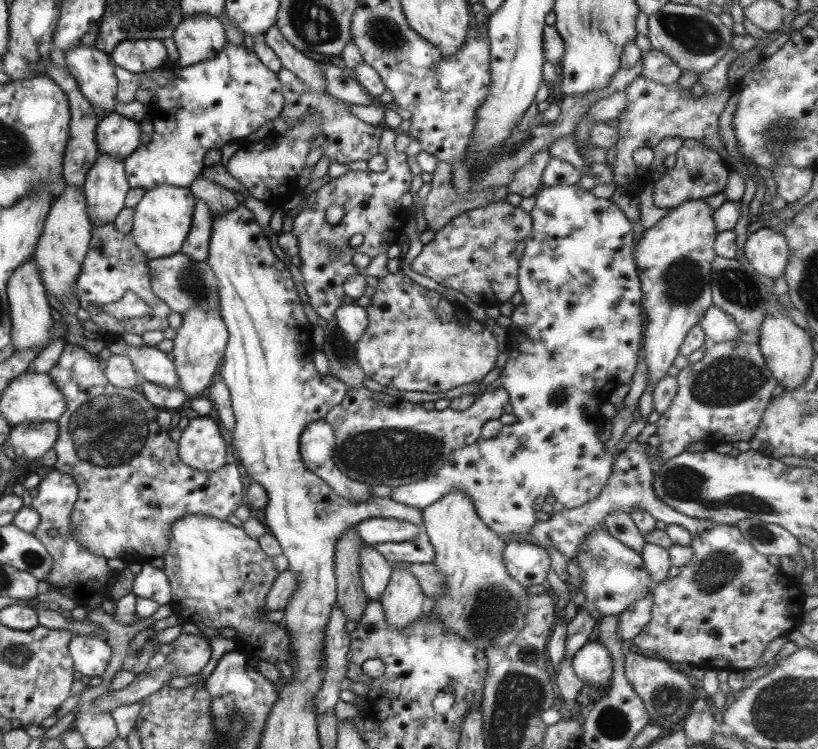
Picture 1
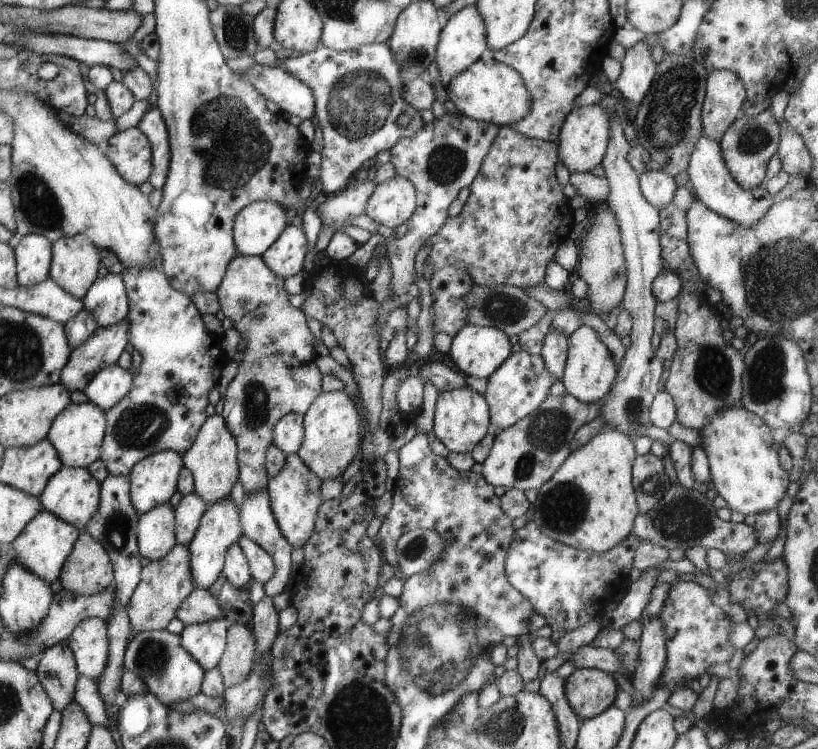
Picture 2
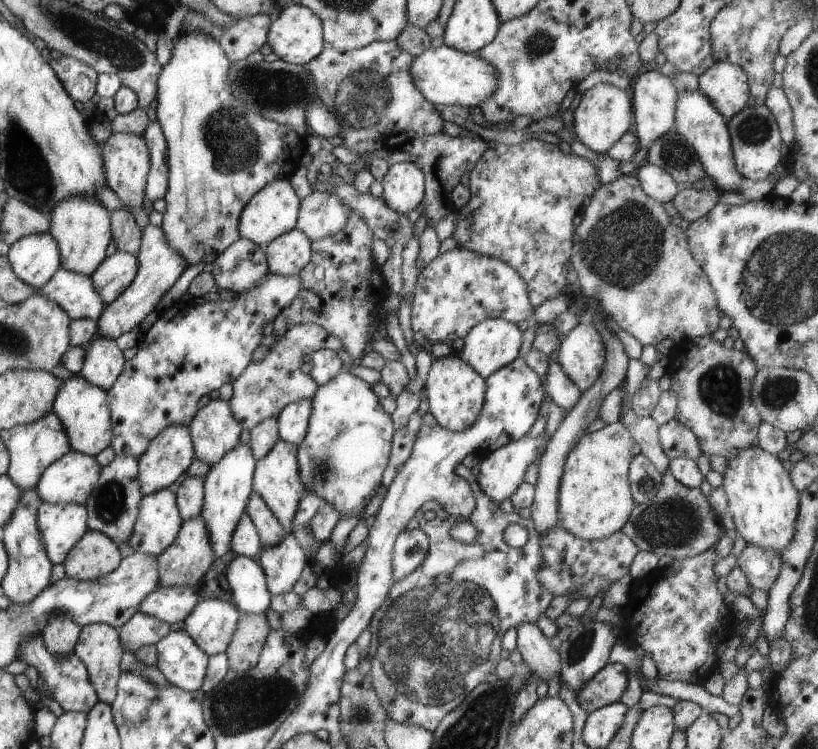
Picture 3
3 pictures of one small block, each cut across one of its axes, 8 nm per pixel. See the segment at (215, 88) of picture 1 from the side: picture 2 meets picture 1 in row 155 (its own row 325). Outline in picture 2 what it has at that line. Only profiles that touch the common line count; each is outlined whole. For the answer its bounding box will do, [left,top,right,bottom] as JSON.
[100,266,227,476]

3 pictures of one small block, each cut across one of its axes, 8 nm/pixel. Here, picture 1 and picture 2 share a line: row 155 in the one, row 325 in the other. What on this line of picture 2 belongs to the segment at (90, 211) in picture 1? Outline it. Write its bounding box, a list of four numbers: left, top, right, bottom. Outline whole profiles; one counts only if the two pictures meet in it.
[81,273,128,328]

